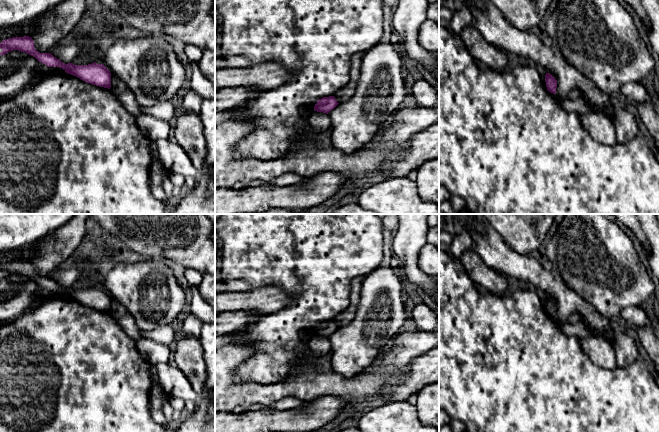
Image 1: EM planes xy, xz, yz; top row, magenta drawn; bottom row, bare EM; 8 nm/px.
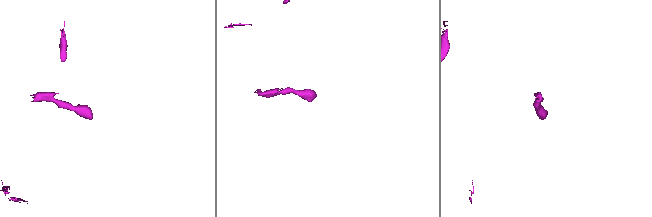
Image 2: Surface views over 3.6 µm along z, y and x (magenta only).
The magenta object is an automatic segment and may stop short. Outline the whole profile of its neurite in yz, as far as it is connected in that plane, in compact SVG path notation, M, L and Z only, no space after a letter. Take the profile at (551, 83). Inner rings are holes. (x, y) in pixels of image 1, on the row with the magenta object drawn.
M546 73L545 82L547 90L553 94L556 94L557 80L550 73Z

